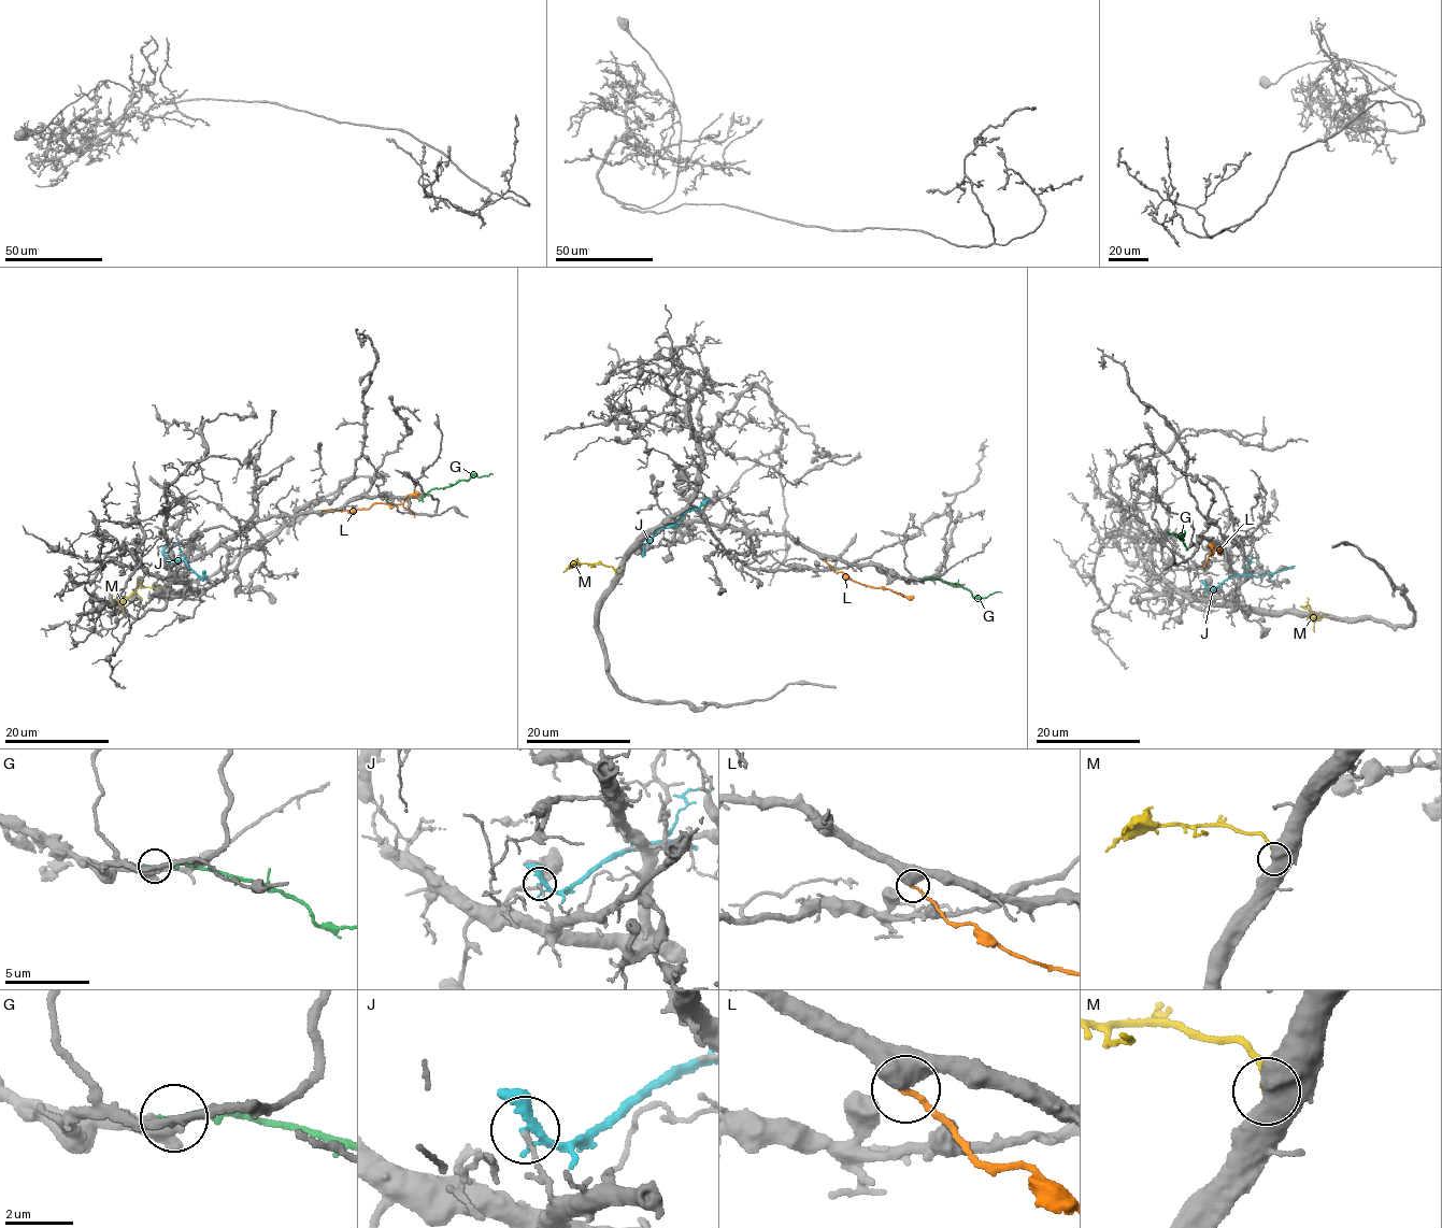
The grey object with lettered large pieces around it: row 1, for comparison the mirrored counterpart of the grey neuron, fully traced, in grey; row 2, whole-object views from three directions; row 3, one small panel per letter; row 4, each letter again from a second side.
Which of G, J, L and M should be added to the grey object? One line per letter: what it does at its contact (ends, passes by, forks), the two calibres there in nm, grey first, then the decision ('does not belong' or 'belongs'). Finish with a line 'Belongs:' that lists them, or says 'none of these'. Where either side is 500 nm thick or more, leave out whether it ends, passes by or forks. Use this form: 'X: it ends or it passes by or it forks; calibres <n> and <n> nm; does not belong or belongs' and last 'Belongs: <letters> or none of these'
G: it ends; calibres 440 and 200 nm; does not belong
J: it forks; calibres 130 and 220 nm; does not belong
L: calibres 500 and 170 nm; does not belong
M: it passes by; calibres 320 and 140 nm; belongs
Belongs: M

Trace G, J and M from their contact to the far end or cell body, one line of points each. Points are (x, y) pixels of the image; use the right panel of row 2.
G: (1186, 548), (1183, 539), (1179, 539), (1184, 534), (1167, 532)
J: (1204, 587), (1212, 589), (1244, 574), (1279, 572), (1295, 566)
M: (1308, 609), (1302, 608), (1309, 604), (1321, 617), (1328, 615)

